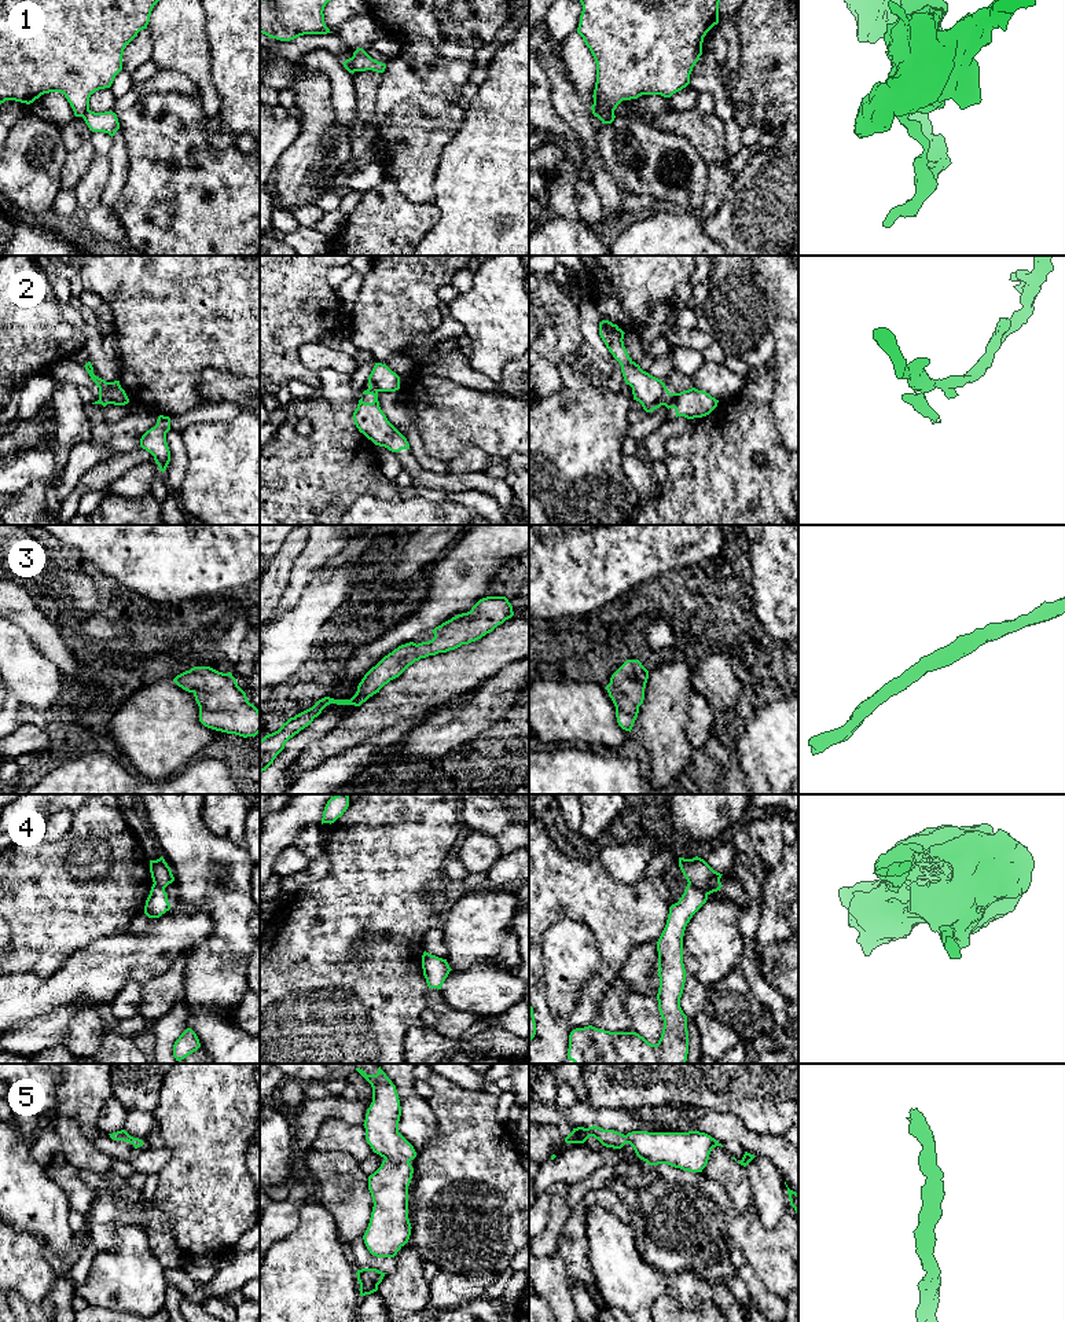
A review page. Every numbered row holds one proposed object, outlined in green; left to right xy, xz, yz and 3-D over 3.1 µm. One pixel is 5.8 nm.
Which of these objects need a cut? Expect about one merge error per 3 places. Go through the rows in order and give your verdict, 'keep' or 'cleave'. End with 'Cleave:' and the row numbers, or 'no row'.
1: cleave
2: cleave
3: keep
4: cleave
5: keep
Cleave: 1, 2, 4

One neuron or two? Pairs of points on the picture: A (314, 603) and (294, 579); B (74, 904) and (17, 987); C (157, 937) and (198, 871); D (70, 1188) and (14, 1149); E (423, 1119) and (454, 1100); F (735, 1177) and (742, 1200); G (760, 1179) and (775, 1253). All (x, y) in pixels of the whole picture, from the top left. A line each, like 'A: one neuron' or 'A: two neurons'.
A: two neurons
B: two neurons
C: two neurons
D: two neurons
E: two neurons
F: one neuron
G: two neurons

